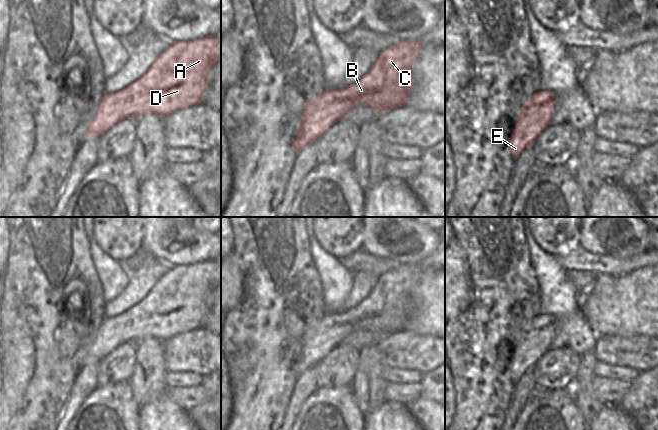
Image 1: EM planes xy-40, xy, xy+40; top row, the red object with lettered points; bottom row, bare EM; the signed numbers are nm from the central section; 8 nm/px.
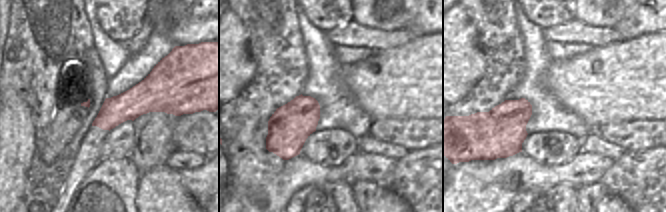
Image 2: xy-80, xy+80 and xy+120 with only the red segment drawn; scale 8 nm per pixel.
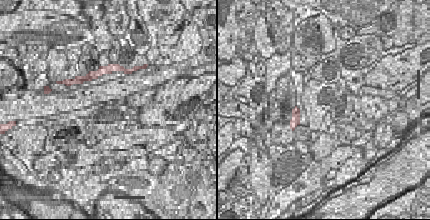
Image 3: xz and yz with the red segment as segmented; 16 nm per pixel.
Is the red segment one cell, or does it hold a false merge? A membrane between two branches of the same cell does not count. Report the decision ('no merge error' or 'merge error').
no merge error

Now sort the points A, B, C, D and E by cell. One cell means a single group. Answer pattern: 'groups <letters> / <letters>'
groups A B C D E

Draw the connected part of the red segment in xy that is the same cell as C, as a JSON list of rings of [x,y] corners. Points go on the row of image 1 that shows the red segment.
[[[400,41],[380,52],[372,68],[359,81],[341,89],[327,89],[315,99],[307,100],[300,128],[292,140],[292,148],[298,153],[309,143],[317,141],[359,103],[371,107],[377,113],[402,107],[414,90],[412,64],[425,46],[421,41]]]

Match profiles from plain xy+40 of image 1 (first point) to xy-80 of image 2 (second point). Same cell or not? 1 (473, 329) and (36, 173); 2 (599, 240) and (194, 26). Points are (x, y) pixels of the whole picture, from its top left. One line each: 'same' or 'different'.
1: same
2: same

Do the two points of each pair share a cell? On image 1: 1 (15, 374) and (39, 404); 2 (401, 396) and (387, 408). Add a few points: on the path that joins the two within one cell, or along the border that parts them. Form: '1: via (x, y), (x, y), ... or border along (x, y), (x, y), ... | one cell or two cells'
1: border along (34, 366), (22, 403), (17, 410) | two cells
2: border along (384, 400), (394, 400), (400, 402), (405, 407) | two cells

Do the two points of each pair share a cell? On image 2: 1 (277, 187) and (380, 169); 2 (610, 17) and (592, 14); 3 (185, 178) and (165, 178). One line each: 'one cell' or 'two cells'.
1: one cell
2: one cell
3: two cells

